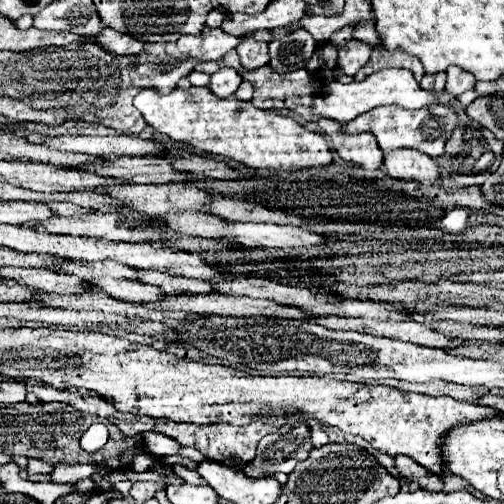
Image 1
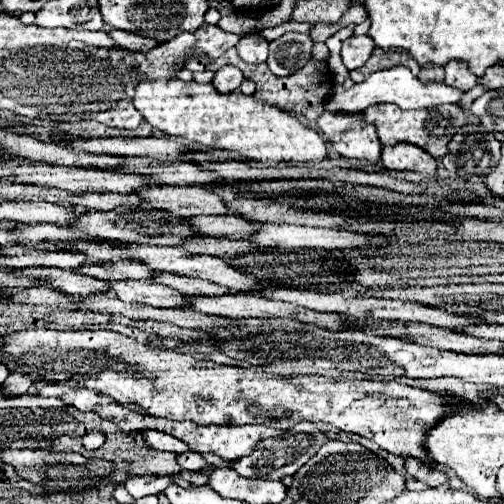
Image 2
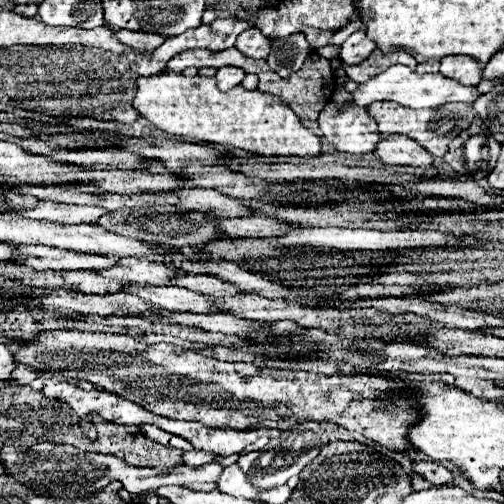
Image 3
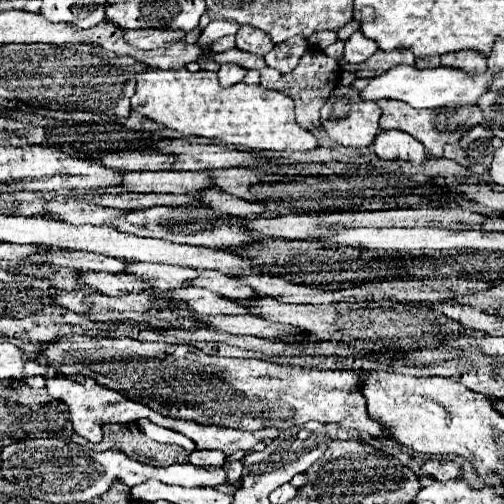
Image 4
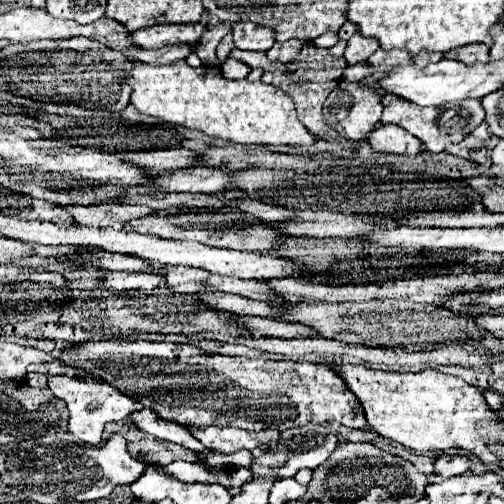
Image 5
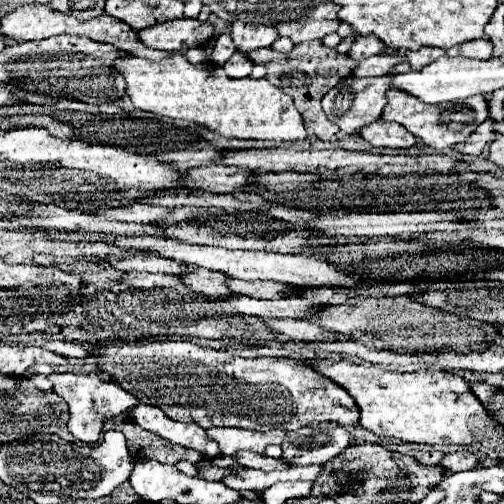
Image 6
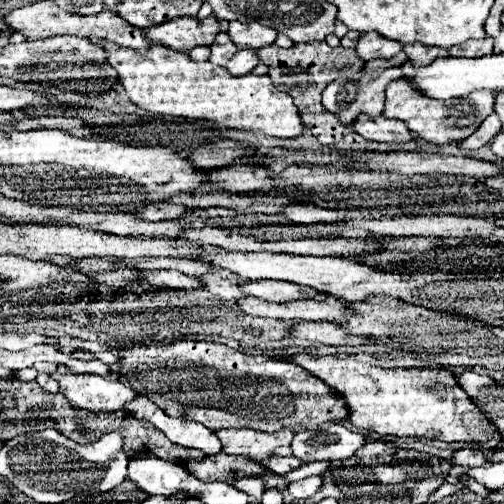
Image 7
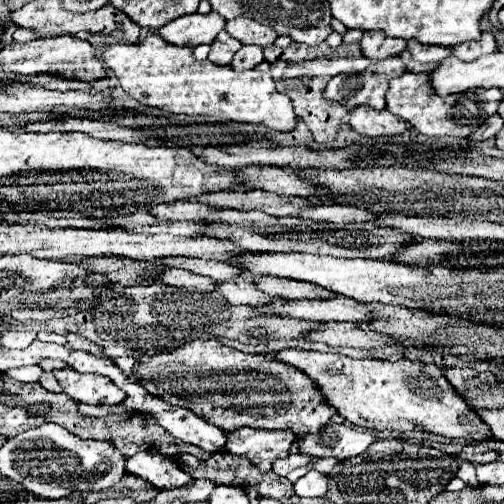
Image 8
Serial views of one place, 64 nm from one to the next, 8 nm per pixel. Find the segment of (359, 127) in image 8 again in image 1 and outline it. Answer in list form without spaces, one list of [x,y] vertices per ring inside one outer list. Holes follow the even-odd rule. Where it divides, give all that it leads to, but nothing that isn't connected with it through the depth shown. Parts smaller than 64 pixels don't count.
[[[398,148],[396,152],[386,152],[384,166],[388,170],[388,176],[392,178],[420,180],[426,186],[440,182],[438,164],[430,156],[424,156],[414,148]]]

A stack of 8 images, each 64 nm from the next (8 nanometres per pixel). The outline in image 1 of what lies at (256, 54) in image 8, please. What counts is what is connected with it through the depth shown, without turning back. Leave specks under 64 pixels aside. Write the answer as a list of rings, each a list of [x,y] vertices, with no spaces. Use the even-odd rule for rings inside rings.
[[[220,68],[216,74],[212,74],[208,88],[218,98],[228,98],[238,90],[240,84],[242,84],[242,76],[234,68]]]

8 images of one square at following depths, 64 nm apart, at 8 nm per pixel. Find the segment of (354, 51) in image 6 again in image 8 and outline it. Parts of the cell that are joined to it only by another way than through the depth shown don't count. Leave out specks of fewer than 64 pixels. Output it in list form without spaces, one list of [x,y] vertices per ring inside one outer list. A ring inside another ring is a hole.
[[[364,32],[360,40],[362,54],[372,60],[384,60],[392,54],[400,54],[406,48],[406,40],[396,40],[386,36],[384,32]]]

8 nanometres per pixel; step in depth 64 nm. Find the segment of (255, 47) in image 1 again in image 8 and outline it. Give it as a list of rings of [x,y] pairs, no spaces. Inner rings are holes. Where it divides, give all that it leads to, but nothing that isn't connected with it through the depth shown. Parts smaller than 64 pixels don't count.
[[[236,18],[236,20],[228,20],[226,22],[226,32],[230,36],[234,36],[236,40],[240,40],[242,44],[256,44],[256,46],[272,46],[274,40],[278,38],[276,32],[272,32],[272,28],[256,22],[256,20],[248,20],[248,18]]]

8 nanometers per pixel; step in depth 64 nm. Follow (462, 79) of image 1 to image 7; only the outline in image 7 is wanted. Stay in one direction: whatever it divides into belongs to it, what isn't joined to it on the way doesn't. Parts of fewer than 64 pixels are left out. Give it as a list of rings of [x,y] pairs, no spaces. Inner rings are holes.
[[[490,36],[482,40],[468,40],[462,46],[454,46],[450,50],[450,56],[466,56],[466,58],[478,58],[484,54],[492,54],[494,50],[494,40]]]

